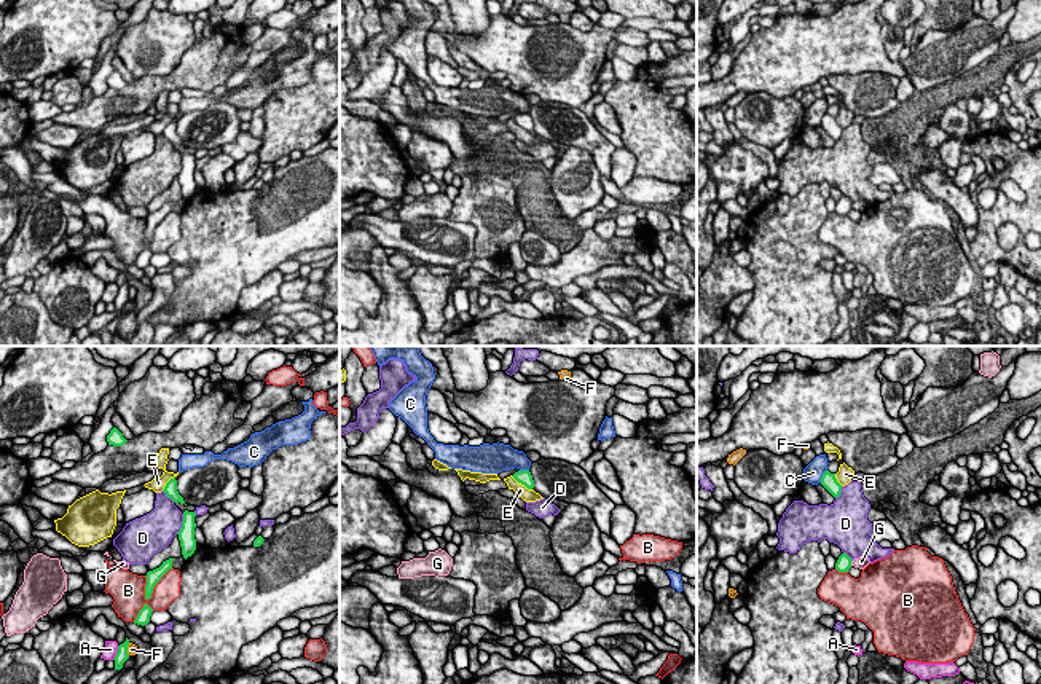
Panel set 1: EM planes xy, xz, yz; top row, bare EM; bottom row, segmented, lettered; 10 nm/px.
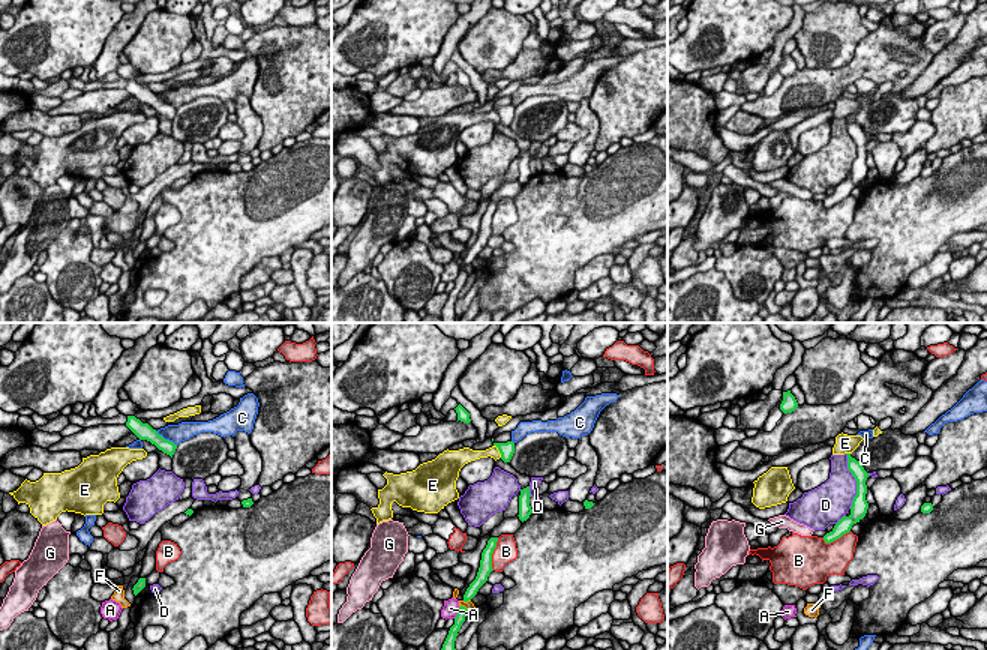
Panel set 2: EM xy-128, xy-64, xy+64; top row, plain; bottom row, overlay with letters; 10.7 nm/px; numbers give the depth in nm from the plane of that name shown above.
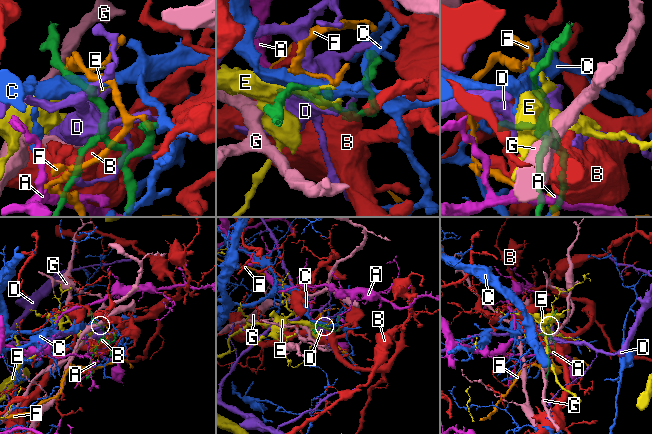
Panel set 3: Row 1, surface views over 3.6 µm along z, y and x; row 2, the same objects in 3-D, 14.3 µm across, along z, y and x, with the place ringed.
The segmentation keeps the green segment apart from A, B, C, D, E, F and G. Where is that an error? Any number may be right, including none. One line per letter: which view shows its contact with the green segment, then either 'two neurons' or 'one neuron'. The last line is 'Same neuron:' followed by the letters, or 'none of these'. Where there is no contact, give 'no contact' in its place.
A: contact in xy; two neurons
B: contact in xy; two neurons
C: contact in yz; two neurons
D: contact in xy; two neurons
E: contact in xz; two neurons
F: contact in xy; two neurons
G: contact in yz; two neurons
Same neuron: none of these

